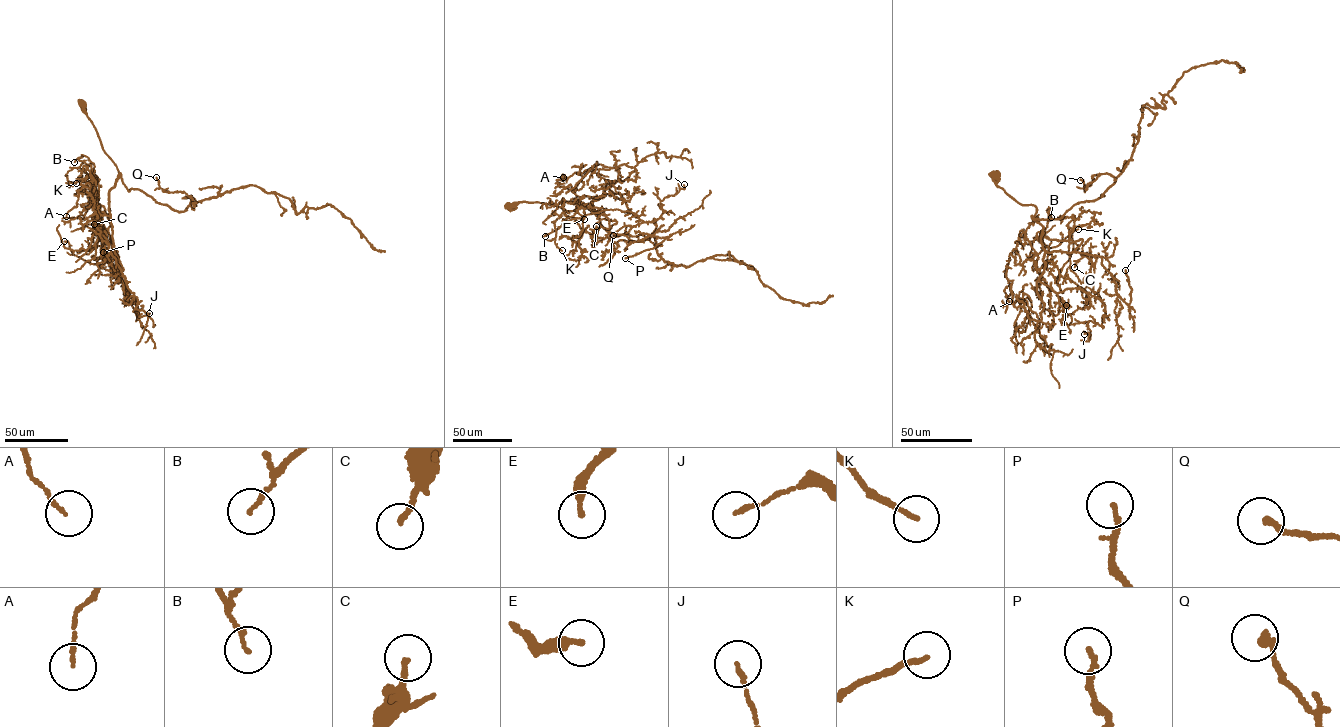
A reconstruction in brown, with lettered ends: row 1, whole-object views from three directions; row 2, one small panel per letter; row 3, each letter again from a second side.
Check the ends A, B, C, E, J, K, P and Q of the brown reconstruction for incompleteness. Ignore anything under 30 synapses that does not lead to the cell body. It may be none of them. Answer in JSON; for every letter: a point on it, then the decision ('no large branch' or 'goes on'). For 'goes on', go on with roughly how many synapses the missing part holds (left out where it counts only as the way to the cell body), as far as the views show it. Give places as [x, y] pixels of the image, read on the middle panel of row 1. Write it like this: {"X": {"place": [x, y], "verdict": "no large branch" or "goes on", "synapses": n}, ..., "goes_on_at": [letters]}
{"A": {"place": [563, 177], "verdict": "no large branch"}, "B": {"place": [545, 236], "verdict": "no large branch"}, "C": {"place": [596, 226], "verdict": "no large branch"}, "E": {"place": [584, 219], "verdict": "no large branch"}, "J": {"place": [684, 184], "verdict": "no large branch"}, "K": {"place": [562, 250], "verdict": "no large branch"}, "P": {"place": [625, 258], "verdict": "no large branch"}, "Q": {"place": [613, 235], "verdict": "no large branch"}, "goes_on_at": []}

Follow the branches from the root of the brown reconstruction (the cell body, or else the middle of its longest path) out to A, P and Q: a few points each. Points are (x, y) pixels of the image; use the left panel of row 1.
A: (81, 102), (118, 175), (109, 192), (111, 215), (99, 214), (87, 182), (78, 190), (77, 206), (66, 216)
P: (81, 102), (118, 170), (109, 192), (107, 230), (126, 294), (103, 252)
Q: (81, 102), (128, 191), (139, 189), (179, 212), (186, 209), (191, 201), (186, 193), (164, 191), (156, 177)

